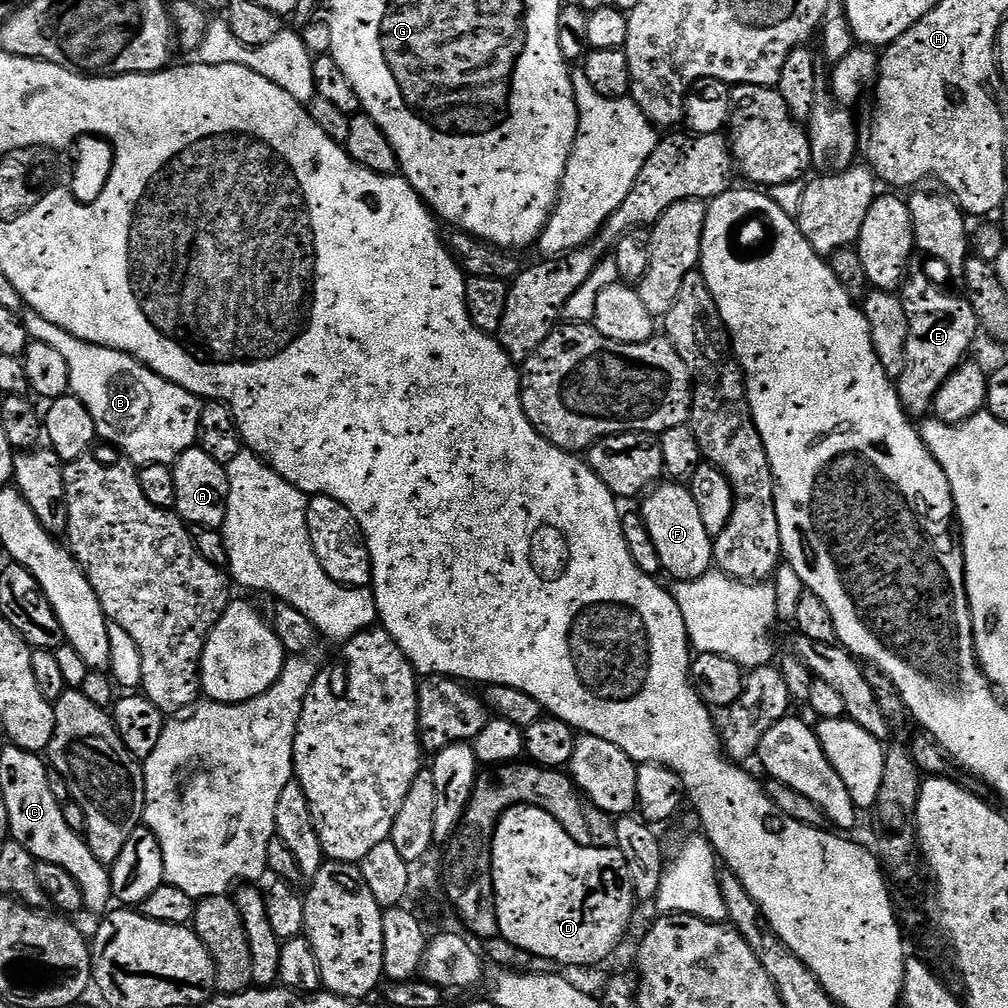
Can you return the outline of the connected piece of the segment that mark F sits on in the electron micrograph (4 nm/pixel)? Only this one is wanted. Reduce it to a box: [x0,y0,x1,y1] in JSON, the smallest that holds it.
[642,482,714,581]

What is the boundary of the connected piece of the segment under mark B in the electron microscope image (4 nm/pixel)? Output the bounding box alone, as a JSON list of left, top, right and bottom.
[22,310,201,466]

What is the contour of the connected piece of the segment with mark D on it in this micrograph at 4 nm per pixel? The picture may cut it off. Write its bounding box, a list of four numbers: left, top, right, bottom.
[492,804,638,966]

